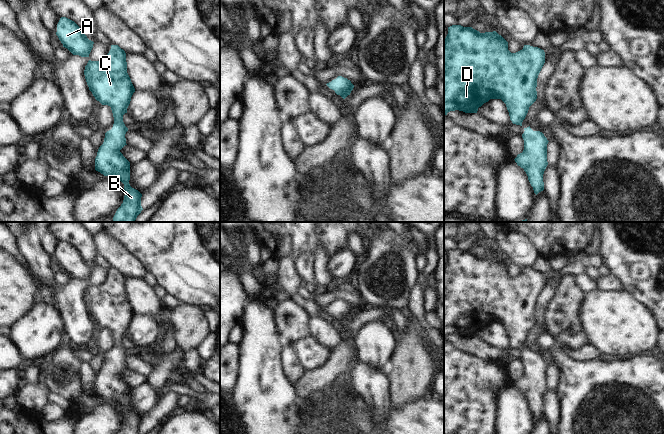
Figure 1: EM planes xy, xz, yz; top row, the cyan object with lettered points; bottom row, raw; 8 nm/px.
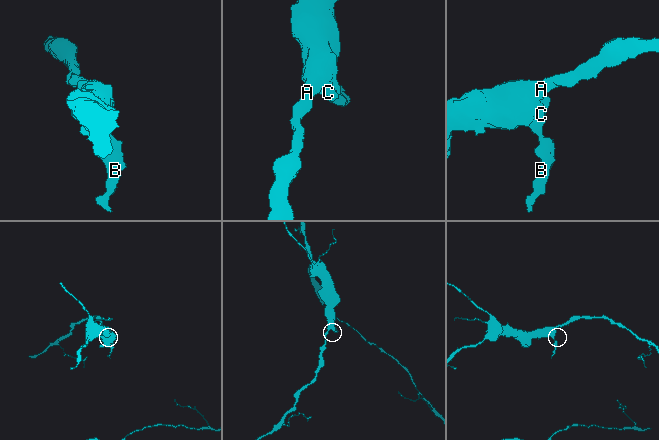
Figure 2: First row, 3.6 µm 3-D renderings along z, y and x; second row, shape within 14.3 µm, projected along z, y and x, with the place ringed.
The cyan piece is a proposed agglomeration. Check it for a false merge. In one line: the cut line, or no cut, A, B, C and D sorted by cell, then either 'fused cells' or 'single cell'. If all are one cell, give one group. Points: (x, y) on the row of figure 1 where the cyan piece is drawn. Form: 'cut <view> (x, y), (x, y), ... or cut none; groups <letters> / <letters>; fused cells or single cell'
cut none; groups A B C D; single cell

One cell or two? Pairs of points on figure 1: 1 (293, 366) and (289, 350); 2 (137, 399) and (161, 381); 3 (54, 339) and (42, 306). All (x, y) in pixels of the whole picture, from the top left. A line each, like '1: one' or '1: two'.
1: one
2: two
3: one

